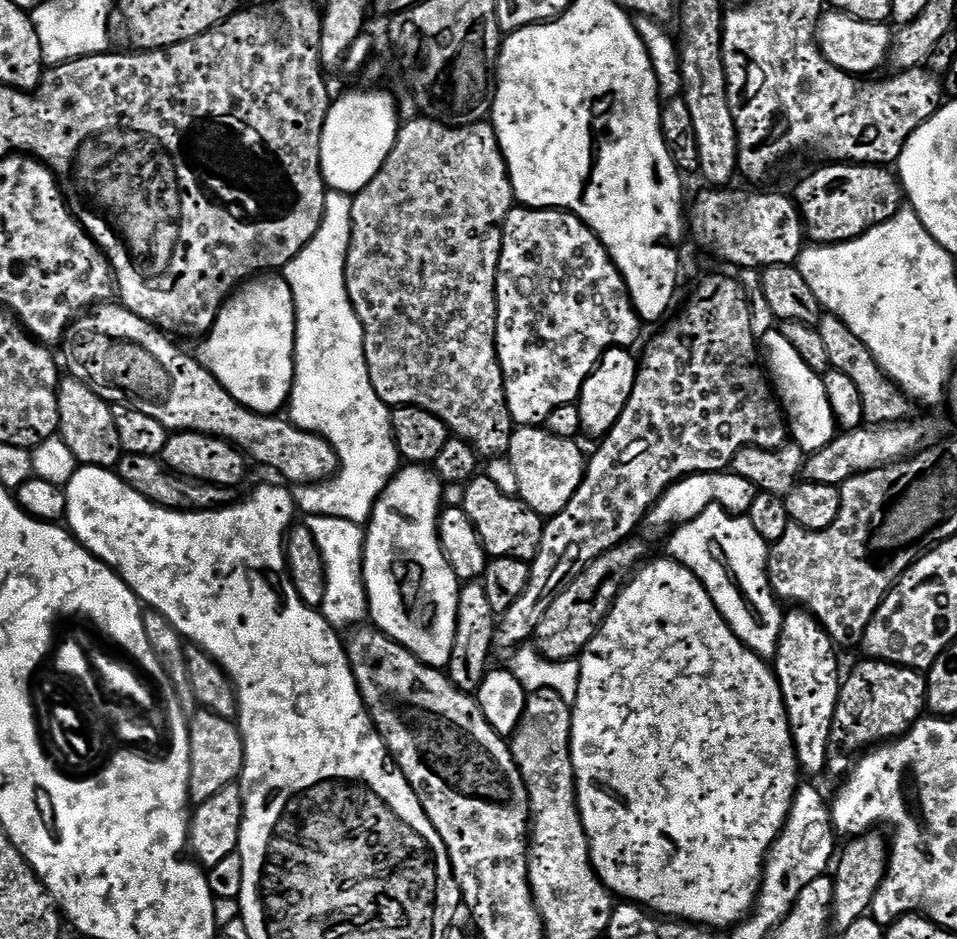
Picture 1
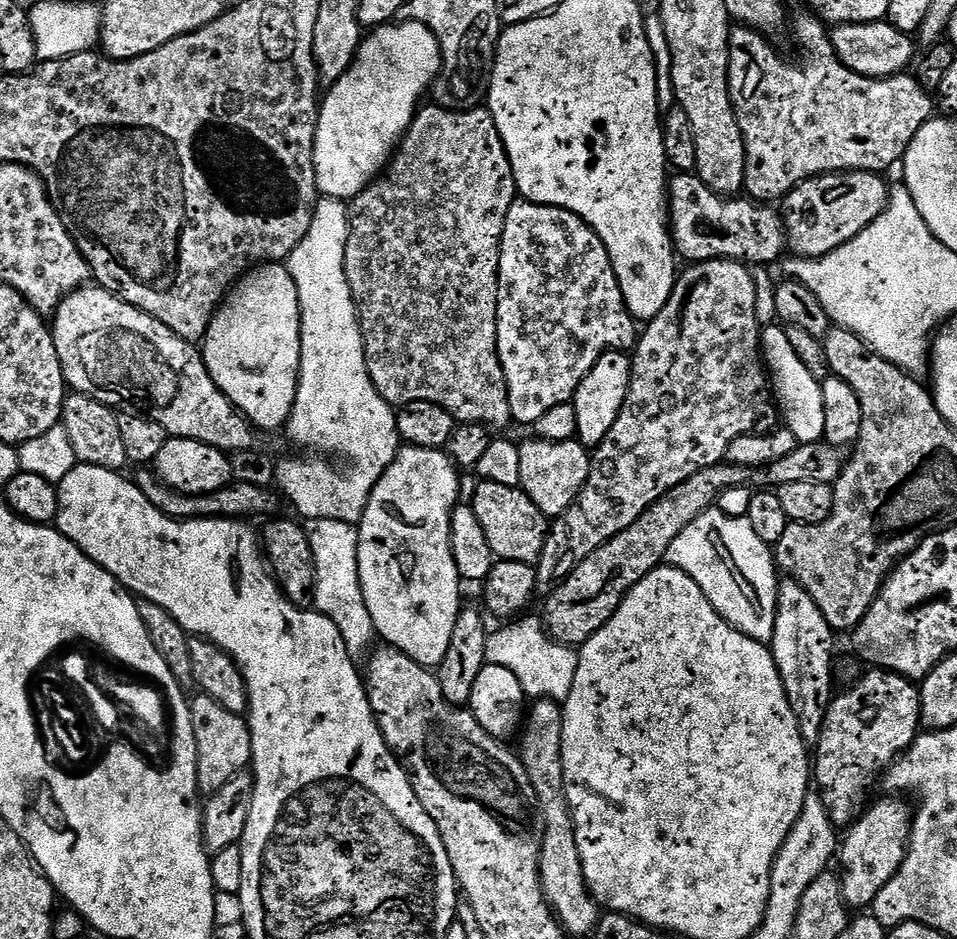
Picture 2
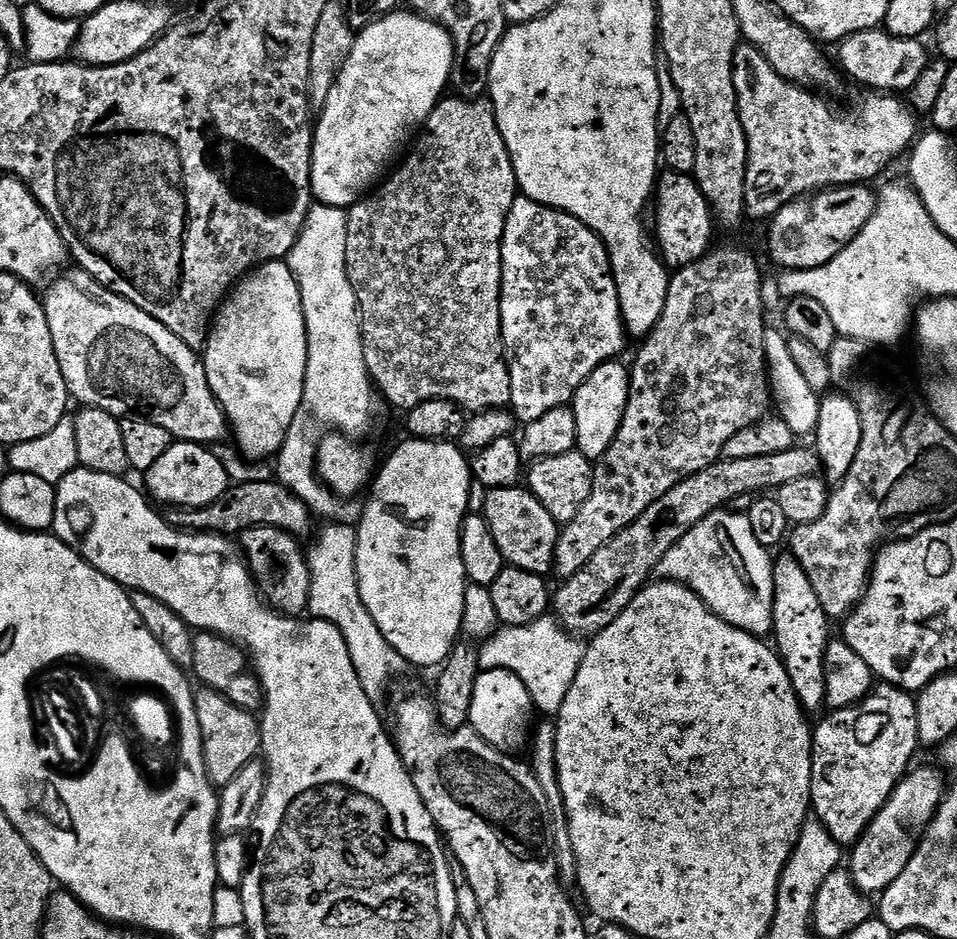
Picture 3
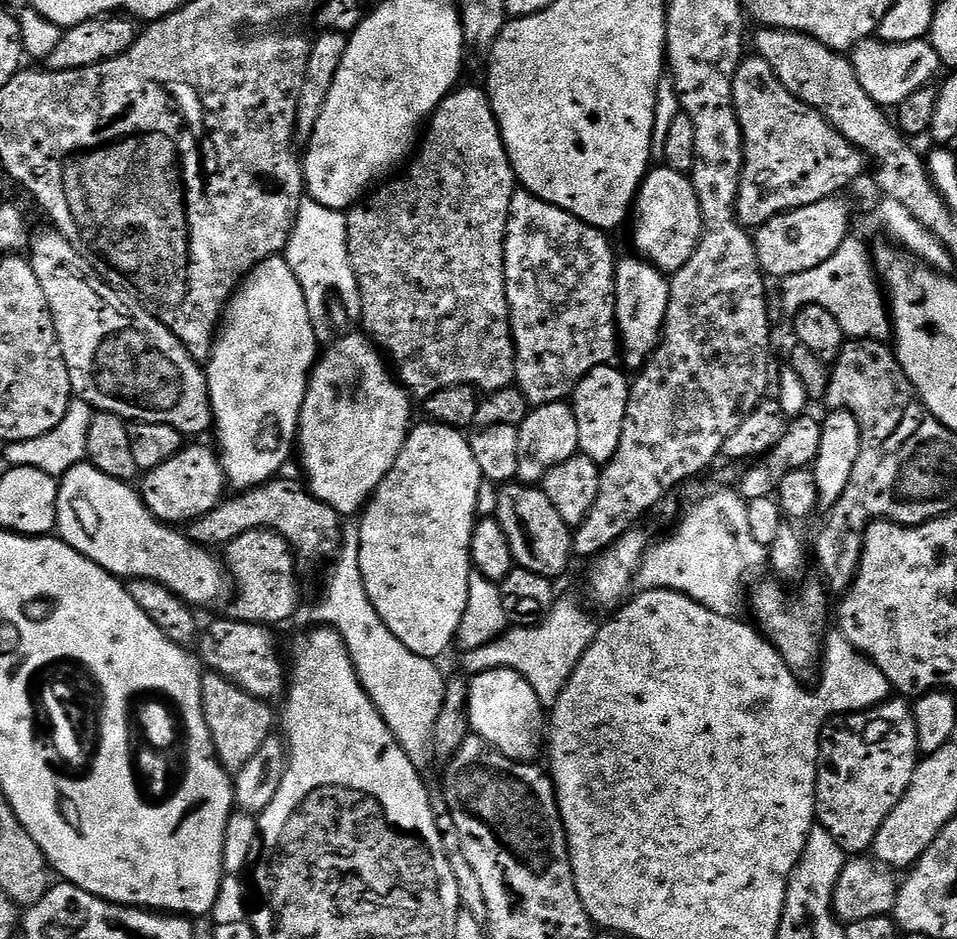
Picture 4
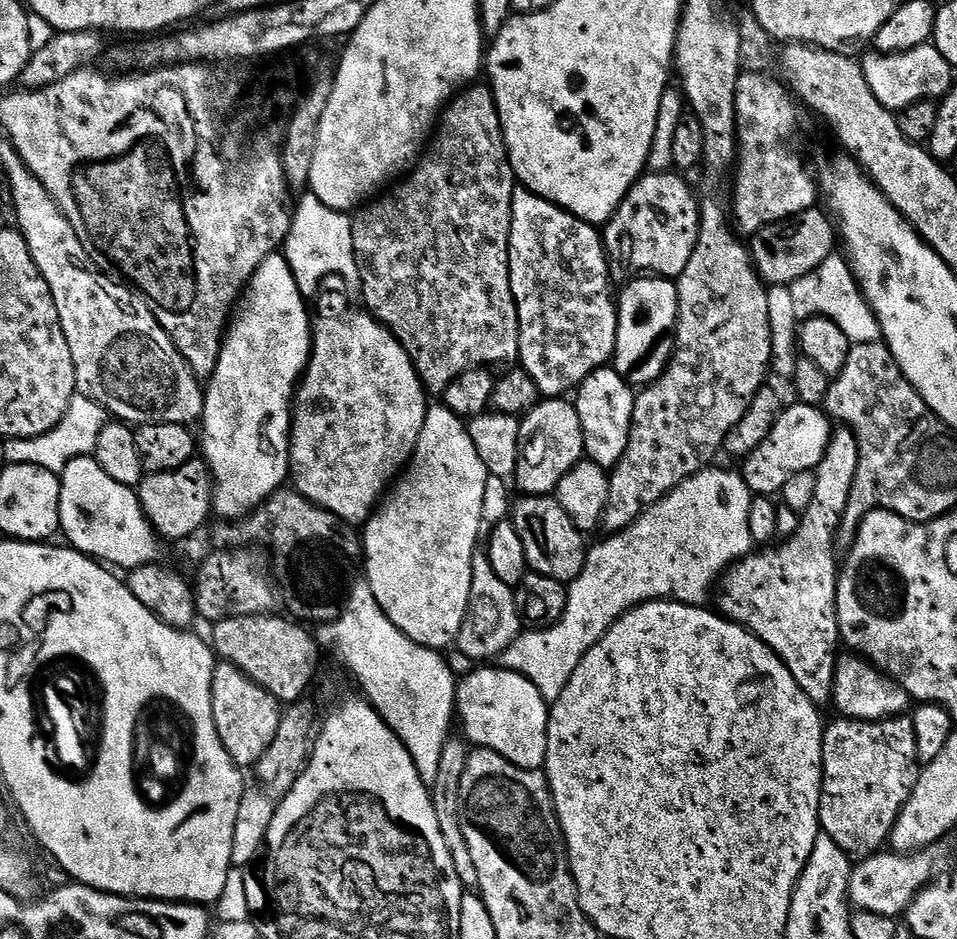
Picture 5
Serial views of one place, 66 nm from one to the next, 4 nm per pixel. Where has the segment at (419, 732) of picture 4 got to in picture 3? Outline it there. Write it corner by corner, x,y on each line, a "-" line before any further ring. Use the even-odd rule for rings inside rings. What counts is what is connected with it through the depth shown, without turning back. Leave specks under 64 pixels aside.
339,522
329,523
327,527
328,529
321,534
316,549
313,552
311,549
310,552
312,590
308,612
315,619
328,620
340,628
341,634
346,638
346,646
350,650
354,670
366,694
374,702
380,702
392,676
398,675
403,668
406,668
406,661
384,637
382,630
364,605
360,593
360,576
356,573
357,529
353,525

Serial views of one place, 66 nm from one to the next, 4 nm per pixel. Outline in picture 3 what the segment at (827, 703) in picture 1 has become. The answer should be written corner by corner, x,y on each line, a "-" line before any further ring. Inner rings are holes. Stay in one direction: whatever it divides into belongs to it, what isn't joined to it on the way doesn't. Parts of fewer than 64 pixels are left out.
785,552
780,557
777,555
772,568
775,576
773,633
776,636
777,653
784,663
785,675
790,678
805,711
823,709
827,692
825,654
832,636
830,618
818,602
806,572
792,553

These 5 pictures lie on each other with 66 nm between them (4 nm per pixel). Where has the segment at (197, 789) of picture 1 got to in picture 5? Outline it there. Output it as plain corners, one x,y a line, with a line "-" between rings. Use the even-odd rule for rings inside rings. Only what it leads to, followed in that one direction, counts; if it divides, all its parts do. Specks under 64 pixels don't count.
220,662
212,675
212,713
218,738
222,738
222,746
226,746
226,754
230,754
237,768
247,770
257,764
266,750
270,750
270,742
274,742
278,734
282,705
274,694
243,670

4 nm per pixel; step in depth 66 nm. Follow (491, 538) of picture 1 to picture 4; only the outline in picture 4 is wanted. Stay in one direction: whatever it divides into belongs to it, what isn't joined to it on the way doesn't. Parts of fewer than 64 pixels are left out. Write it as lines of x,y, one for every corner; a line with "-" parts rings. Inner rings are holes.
509,482
495,493
500,525
508,535
515,563
528,568
534,574
557,578
572,564
574,556
574,532
567,522
554,510
554,502
546,498
543,490
521,482

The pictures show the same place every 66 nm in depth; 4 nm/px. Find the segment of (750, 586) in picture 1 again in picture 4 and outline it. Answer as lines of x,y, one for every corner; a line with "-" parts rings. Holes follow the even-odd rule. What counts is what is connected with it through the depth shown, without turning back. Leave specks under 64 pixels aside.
720,490
712,492
705,500
700,500
692,509
679,517
676,529
665,540
660,540
649,547
642,558
640,569
636,575
635,587
640,592
654,590
670,590
689,596
694,602
706,606
714,614
722,614
733,618
739,617
740,607
746,604
746,588
744,592
744,575
748,571
756,572
765,567
766,550
750,534
750,518
748,517
748,501
736,490

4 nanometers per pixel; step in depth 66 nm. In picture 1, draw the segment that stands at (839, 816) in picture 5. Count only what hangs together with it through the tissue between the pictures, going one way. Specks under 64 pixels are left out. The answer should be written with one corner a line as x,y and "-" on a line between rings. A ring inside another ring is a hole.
871,658
861,659
861,664
852,668
852,673
843,677
840,693
837,698
836,713
833,716
834,728
837,733
844,735
844,744
848,748
868,750
887,741
905,736
916,725
926,712
928,698
928,682
923,671
907,668
901,664
891,664
885,660

